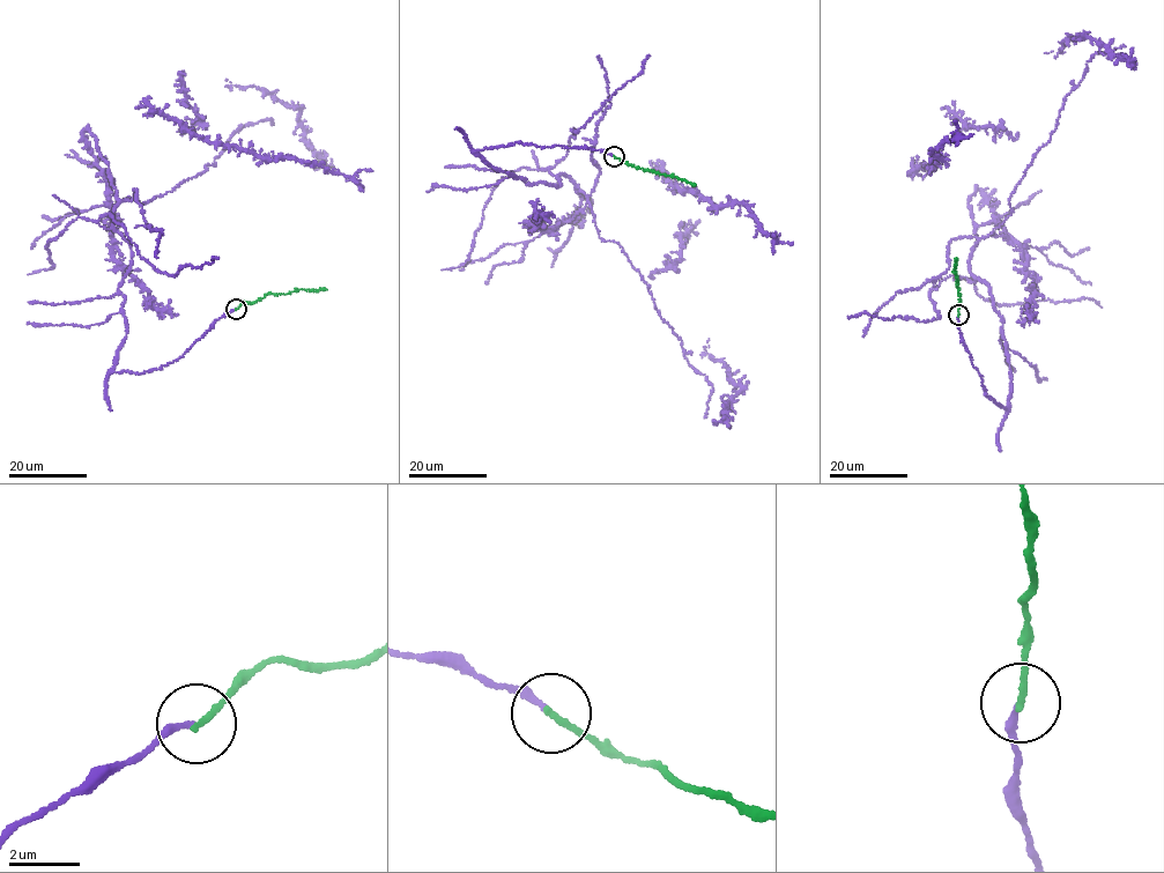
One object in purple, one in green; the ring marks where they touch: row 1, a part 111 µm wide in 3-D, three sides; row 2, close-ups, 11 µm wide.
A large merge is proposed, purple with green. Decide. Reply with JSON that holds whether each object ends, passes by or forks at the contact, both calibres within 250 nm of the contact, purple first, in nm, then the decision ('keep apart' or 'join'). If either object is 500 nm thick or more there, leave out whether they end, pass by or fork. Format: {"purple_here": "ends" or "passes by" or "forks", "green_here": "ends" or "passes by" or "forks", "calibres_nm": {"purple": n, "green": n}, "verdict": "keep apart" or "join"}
{"purple_here": "ends", "green_here": "ends", "calibres_nm": {"purple": 170, "green": 180}, "verdict": "join"}

